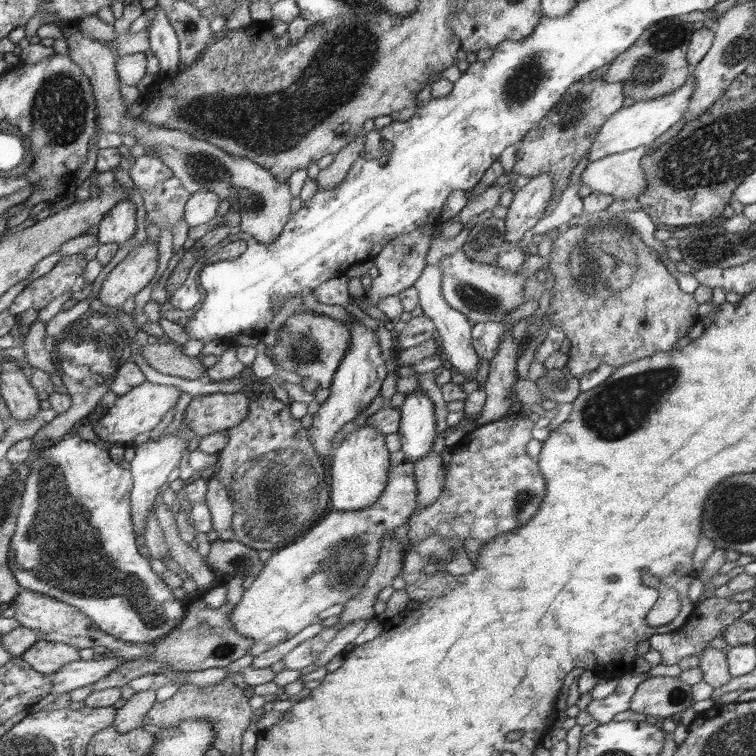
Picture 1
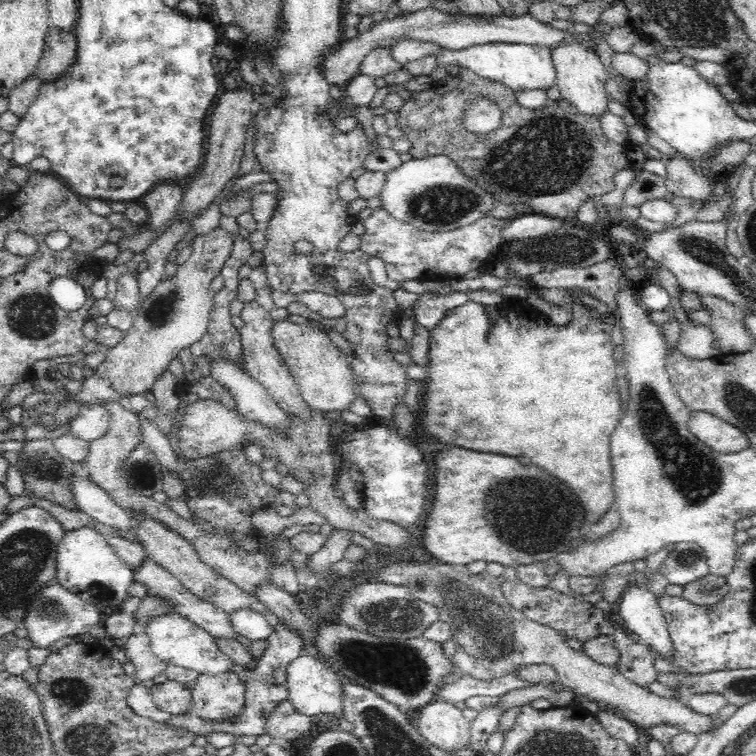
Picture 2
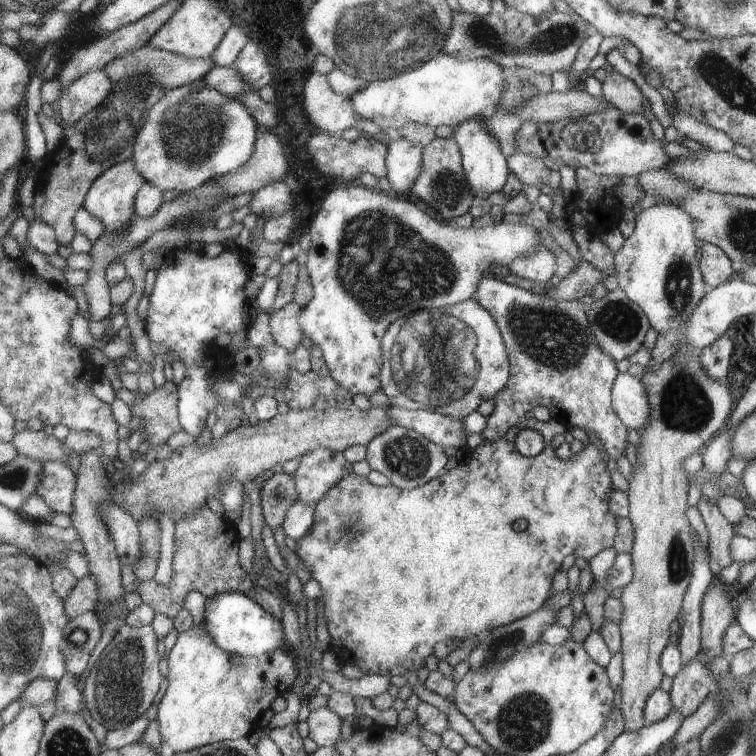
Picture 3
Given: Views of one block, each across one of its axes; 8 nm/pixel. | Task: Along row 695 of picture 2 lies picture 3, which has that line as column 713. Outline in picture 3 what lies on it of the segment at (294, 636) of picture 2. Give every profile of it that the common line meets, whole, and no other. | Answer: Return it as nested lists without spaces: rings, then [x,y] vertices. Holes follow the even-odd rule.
[[[704,243],[702,257],[699,264],[702,266],[703,279],[708,285],[716,288],[718,285],[730,281],[735,264],[717,246]]]

